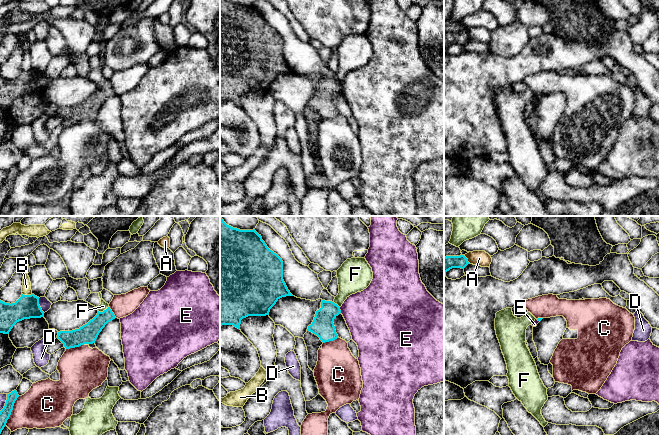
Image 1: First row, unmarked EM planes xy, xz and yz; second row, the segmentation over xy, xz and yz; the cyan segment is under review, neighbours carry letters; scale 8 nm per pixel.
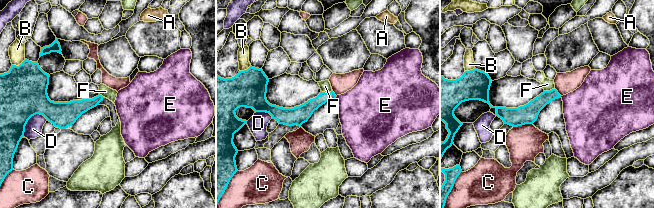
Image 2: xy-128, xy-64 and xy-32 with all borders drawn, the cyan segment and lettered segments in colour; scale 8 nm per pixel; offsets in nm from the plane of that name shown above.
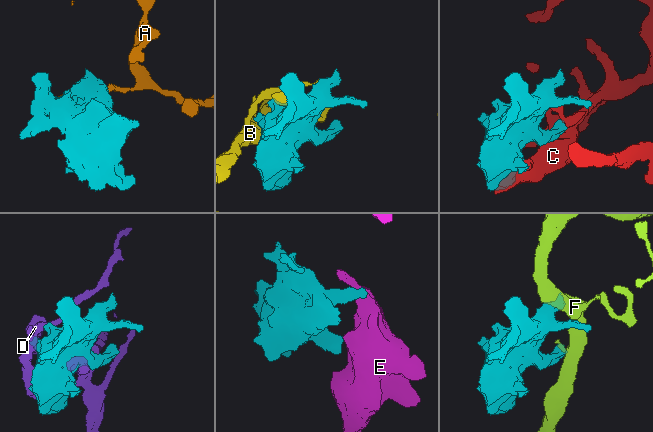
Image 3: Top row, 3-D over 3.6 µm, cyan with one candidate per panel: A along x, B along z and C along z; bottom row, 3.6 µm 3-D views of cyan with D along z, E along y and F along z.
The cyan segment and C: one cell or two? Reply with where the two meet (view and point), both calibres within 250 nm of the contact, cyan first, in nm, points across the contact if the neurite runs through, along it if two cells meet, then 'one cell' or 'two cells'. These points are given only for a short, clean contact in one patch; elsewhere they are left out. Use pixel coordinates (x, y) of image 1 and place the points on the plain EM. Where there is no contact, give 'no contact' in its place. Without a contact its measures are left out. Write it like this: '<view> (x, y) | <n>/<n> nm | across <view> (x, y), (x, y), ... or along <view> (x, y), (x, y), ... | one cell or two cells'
xy (74, 123) | 160/360 nm | two cells

